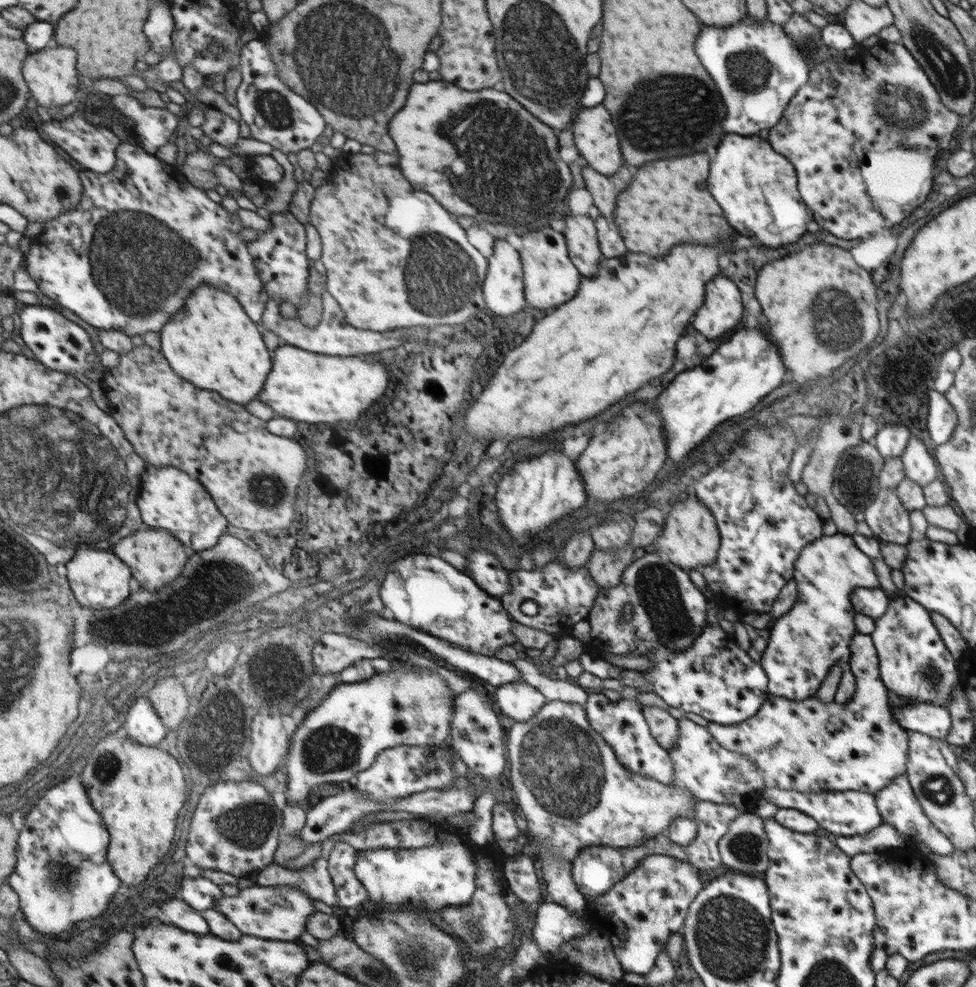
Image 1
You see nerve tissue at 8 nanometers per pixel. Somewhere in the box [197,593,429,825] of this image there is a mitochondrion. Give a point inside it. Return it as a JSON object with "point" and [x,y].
{"point":[328,749]}

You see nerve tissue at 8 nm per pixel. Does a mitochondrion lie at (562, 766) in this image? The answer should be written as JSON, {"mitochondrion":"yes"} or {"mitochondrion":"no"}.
{"mitochondrion":"yes"}

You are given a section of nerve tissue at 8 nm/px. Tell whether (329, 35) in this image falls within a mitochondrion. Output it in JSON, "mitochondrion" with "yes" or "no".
{"mitochondrion":"yes"}

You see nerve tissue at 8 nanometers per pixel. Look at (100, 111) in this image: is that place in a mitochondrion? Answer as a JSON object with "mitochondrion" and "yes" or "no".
{"mitochondrion":"yes"}

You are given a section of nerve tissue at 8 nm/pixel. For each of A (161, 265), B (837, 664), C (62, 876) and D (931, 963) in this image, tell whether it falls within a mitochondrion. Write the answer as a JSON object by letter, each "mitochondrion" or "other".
{"A":"mitochondrion","B":"other","C":"mitochondrion","D":"other"}

